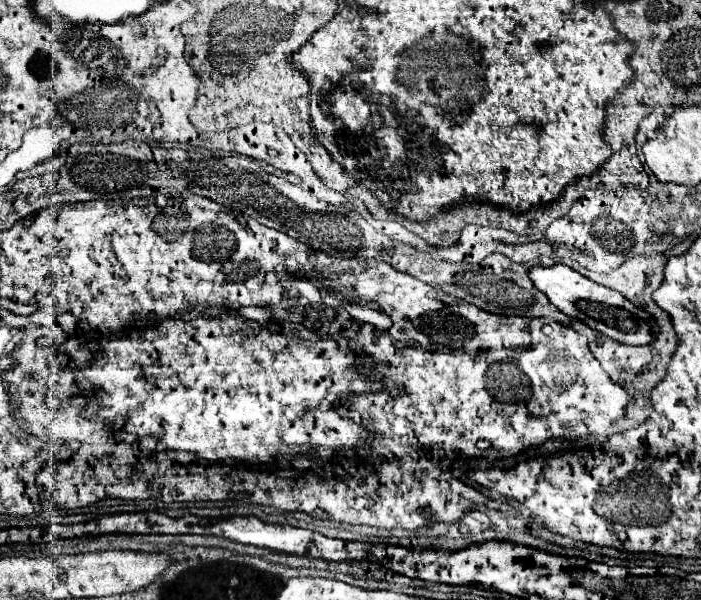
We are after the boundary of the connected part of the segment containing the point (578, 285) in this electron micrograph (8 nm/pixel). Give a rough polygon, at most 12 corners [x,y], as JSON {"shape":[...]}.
{"shape":[[565,264],[529,270],[569,318],[621,344],[645,344],[651,314]]}

